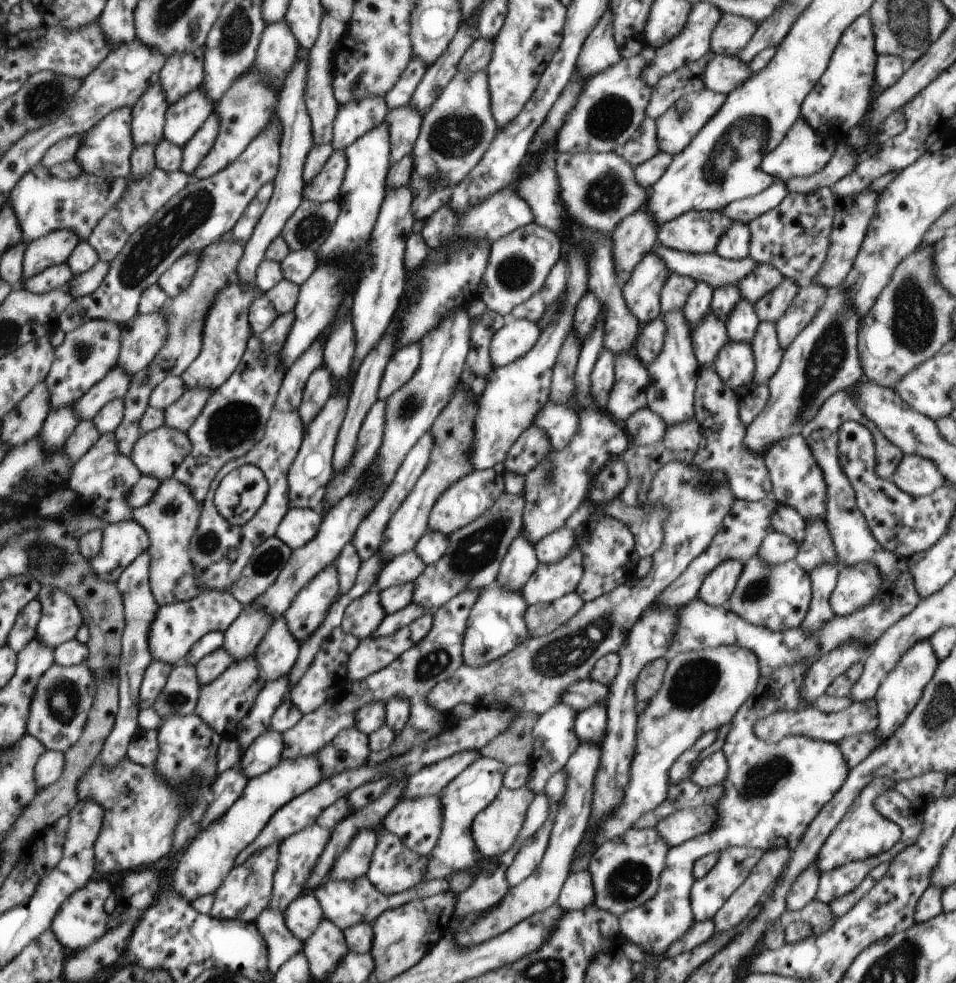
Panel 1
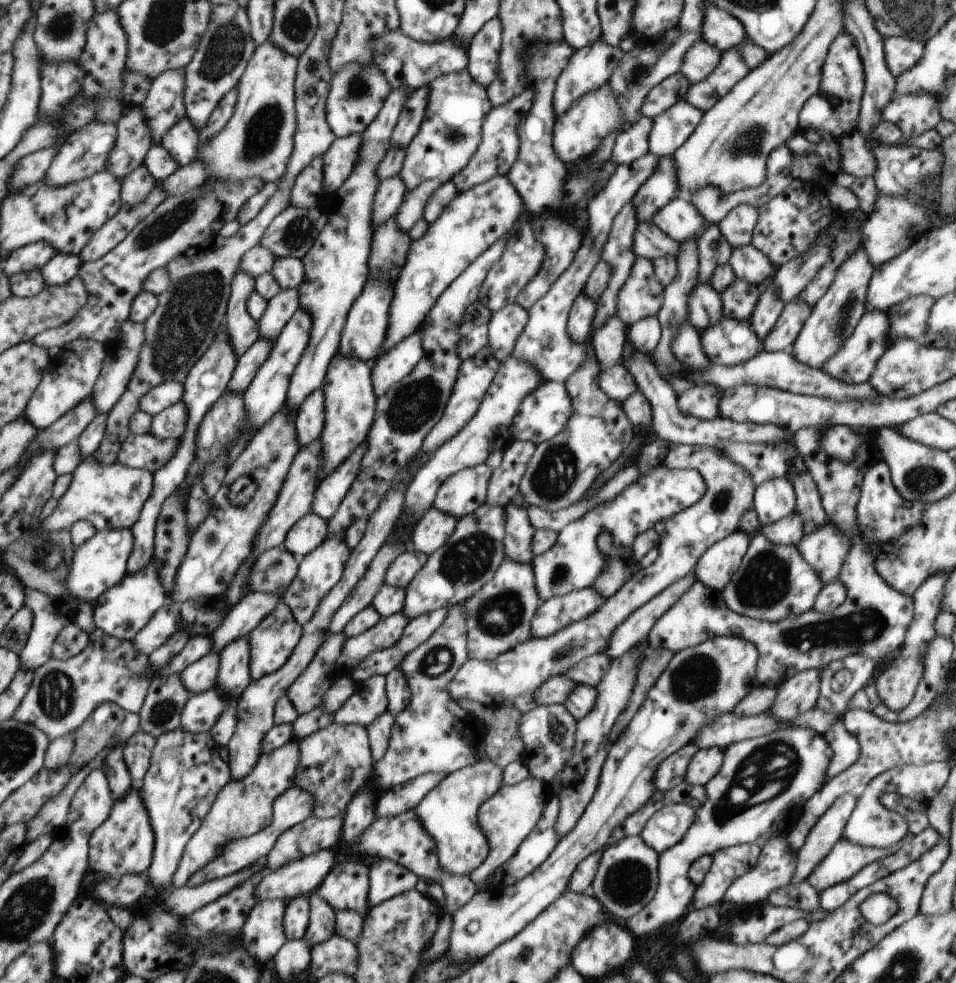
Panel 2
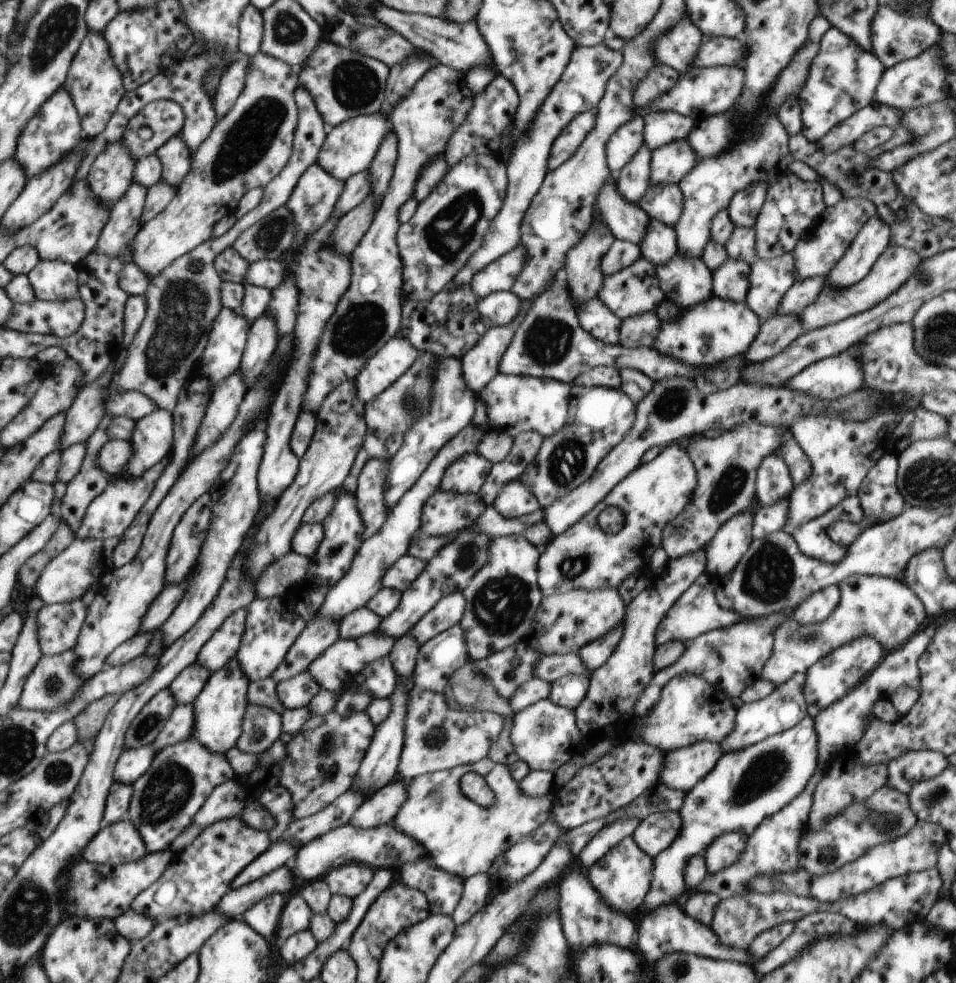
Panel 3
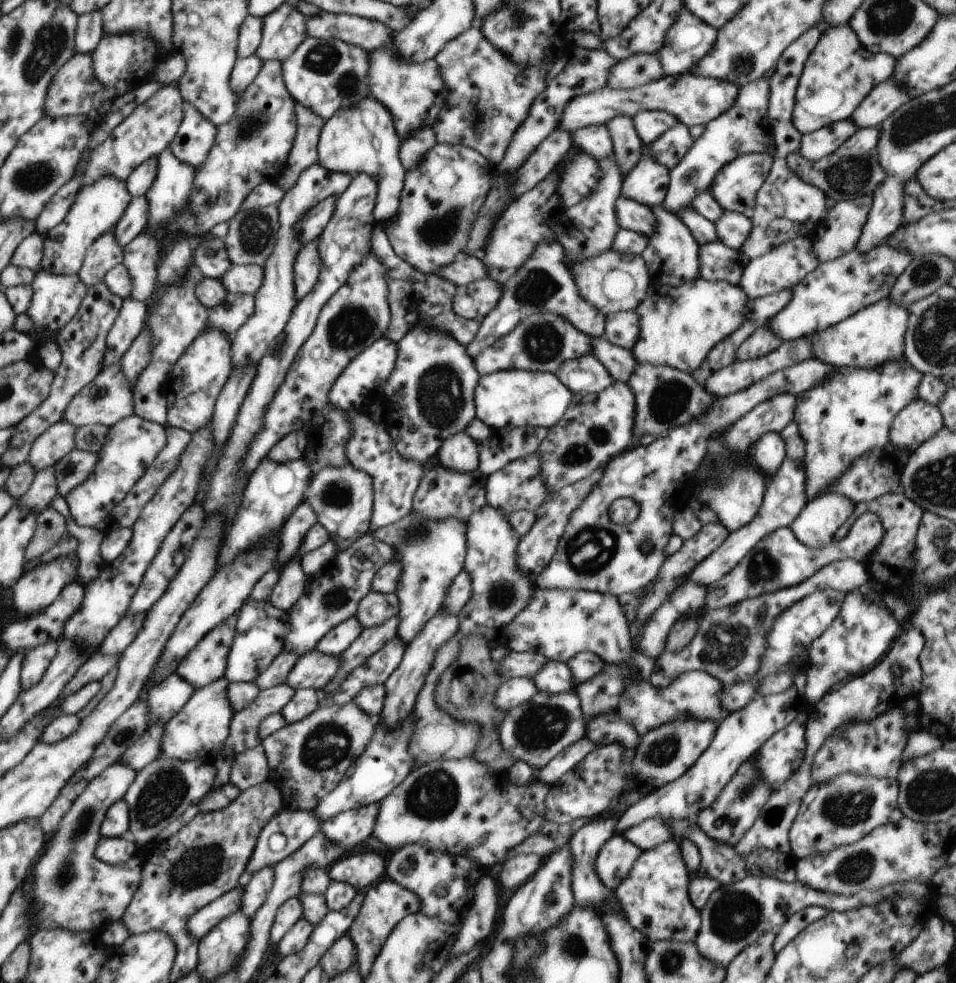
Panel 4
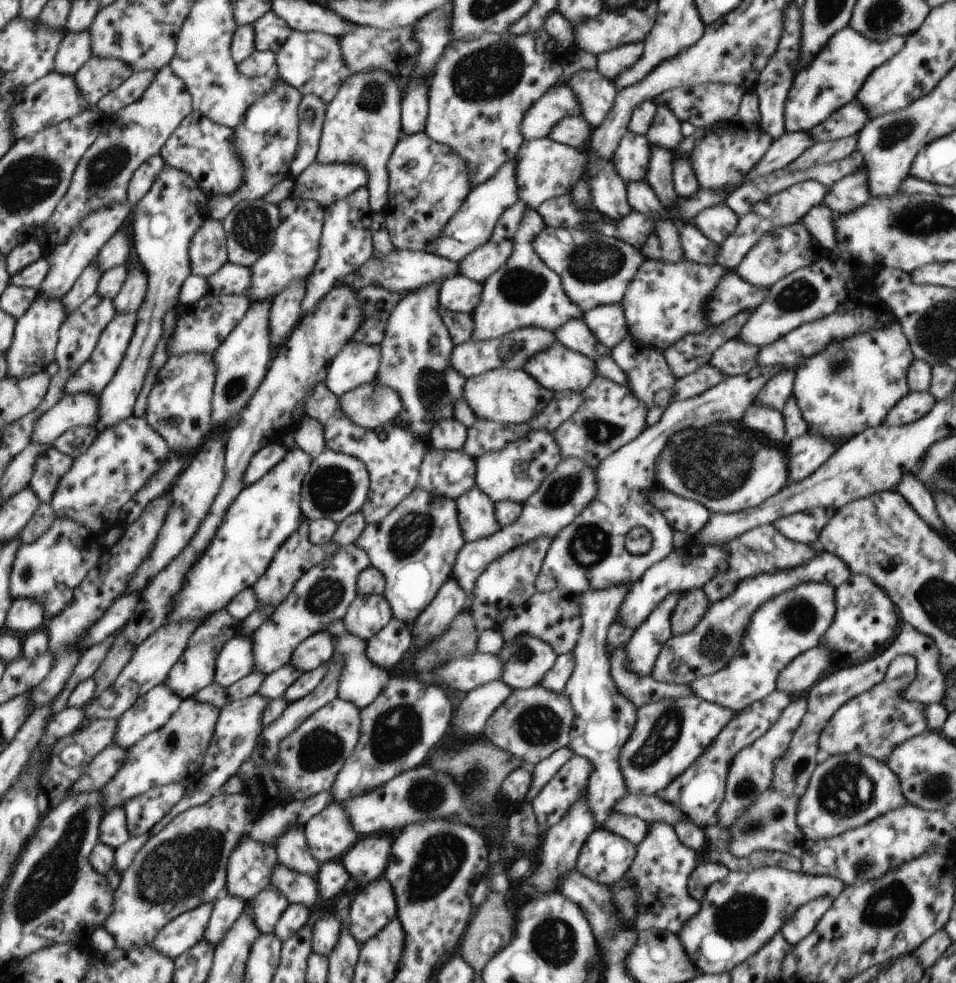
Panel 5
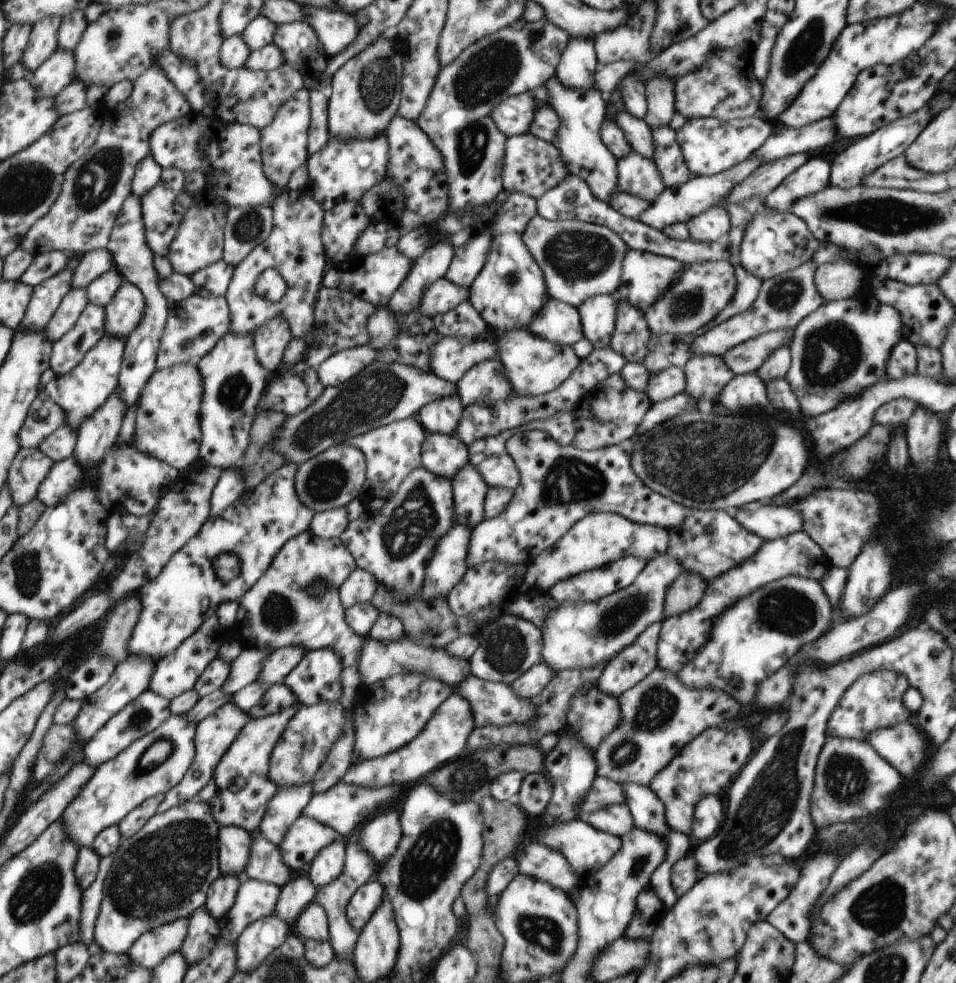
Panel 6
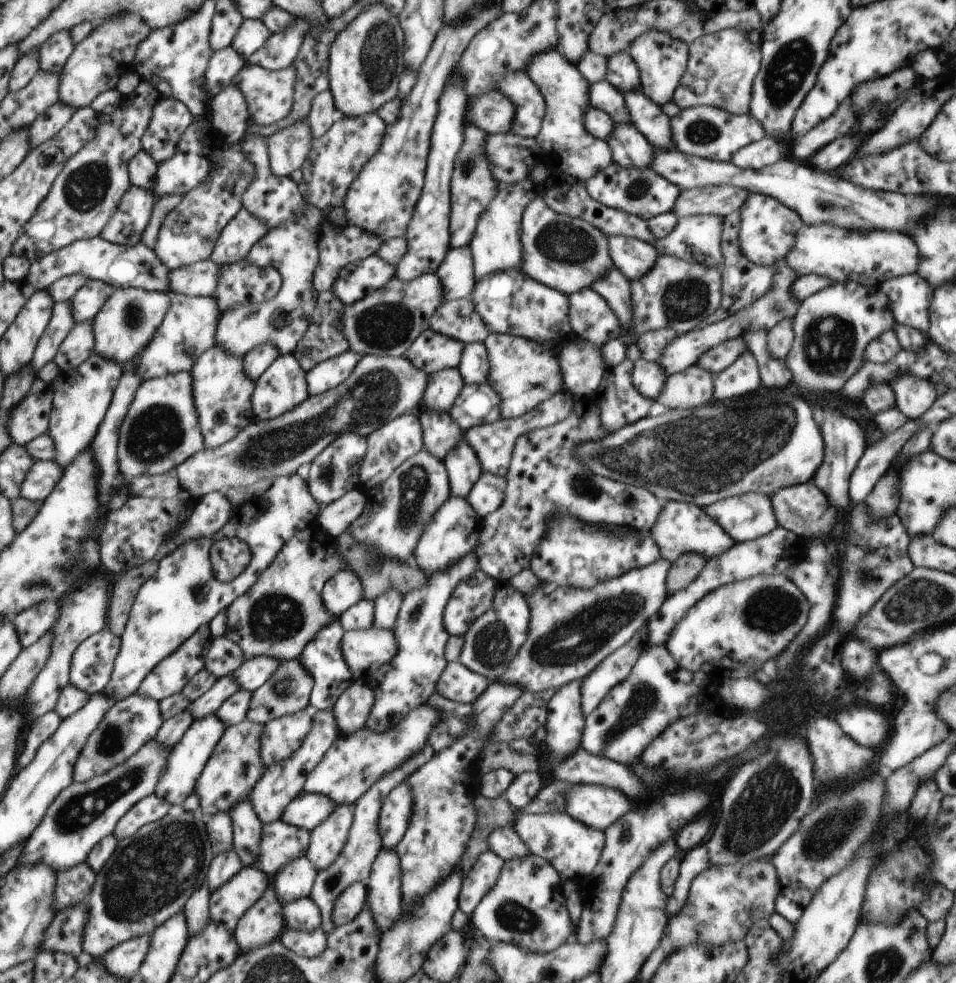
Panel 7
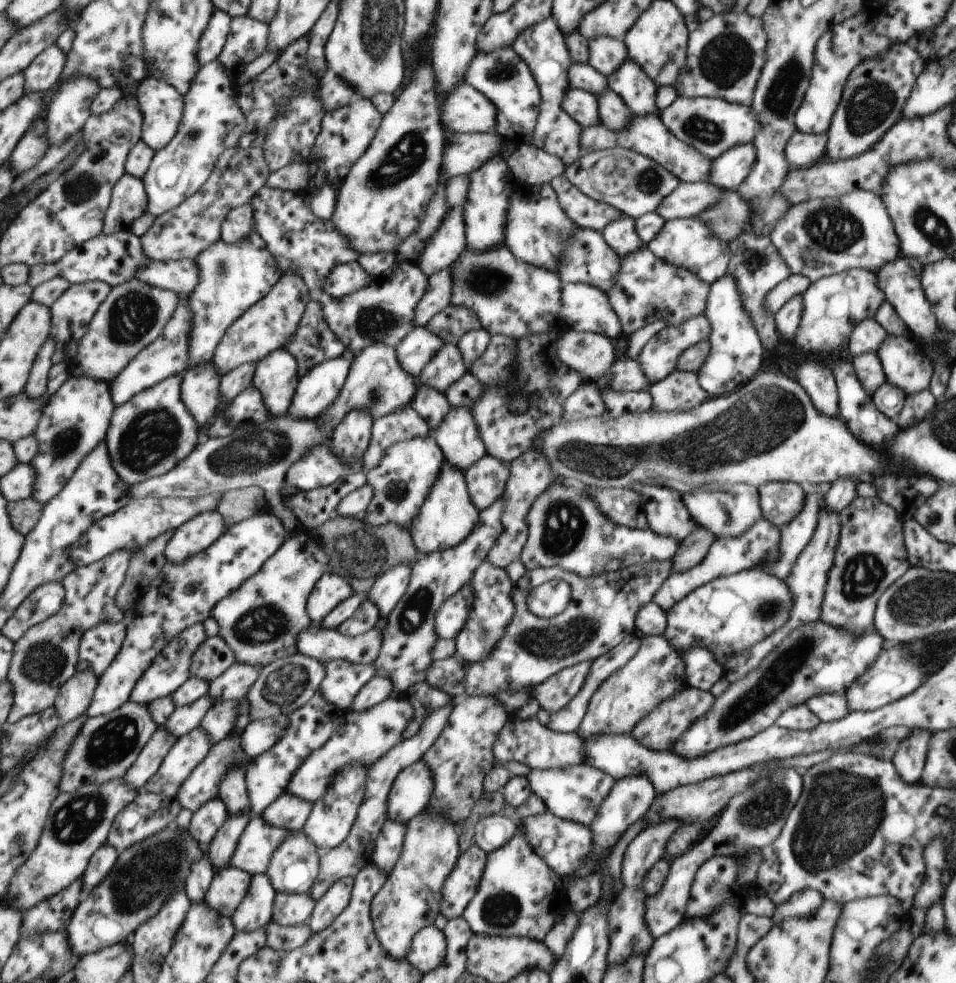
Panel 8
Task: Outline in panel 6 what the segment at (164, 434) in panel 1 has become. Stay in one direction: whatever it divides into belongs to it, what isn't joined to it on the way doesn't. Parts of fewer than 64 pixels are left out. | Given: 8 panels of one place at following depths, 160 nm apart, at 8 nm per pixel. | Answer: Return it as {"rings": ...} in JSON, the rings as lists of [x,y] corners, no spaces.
{"rings":[[[21,447],[19,454],[9,468],[7,482],[13,494],[13,505],[19,507],[37,498],[40,484],[55,462],[38,447]]]}

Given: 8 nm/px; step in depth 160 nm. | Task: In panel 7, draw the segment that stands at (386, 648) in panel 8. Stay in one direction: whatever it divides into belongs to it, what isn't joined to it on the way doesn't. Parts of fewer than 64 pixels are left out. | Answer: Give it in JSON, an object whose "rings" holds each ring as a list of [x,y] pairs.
{"rings":[[[474,548],[448,570],[429,576],[427,584],[422,588],[404,595],[392,630],[398,652],[387,665],[376,671],[371,670],[363,679],[375,696],[372,710],[365,722],[367,729],[375,733],[393,730],[410,711],[426,704],[437,693],[438,679],[448,663],[445,659],[445,646],[450,634],[443,623],[443,612],[456,585],[478,569],[478,562]]]}

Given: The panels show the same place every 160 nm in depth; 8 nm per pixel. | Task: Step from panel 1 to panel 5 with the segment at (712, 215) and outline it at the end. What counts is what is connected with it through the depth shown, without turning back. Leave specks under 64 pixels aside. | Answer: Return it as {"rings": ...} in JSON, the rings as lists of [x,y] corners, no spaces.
{"rings":[[[628,131],[612,158],[615,172],[628,184],[644,181],[651,157],[651,146],[645,135]]]}

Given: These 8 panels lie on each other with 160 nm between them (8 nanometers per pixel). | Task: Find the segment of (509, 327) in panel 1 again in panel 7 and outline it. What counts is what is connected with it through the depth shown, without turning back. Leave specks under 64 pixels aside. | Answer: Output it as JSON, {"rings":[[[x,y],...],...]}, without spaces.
{"rings":[[[426,273],[409,283],[401,281],[394,276],[384,287],[373,292],[371,295],[361,298],[354,304],[345,306],[341,315],[341,323],[349,348],[357,352],[361,357],[364,355],[378,355],[381,357],[402,357],[408,352],[412,343],[421,335],[422,331],[429,328],[430,318],[437,311],[438,305],[444,302],[442,283],[436,273]]]}

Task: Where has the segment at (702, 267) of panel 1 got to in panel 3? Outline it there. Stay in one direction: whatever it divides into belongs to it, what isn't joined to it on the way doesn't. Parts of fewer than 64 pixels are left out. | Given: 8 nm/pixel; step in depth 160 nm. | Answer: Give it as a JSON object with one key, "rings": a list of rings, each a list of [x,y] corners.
{"rings":[[[606,181],[596,198],[596,212],[602,214],[604,222],[616,239],[640,246],[651,223],[651,218],[638,205],[627,203],[617,191],[617,184]]]}

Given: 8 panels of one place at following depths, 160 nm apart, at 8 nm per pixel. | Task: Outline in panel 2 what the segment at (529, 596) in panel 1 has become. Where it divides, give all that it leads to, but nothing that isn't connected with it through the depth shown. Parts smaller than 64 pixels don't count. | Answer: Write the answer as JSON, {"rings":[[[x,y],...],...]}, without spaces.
{"rings":[[[662,463],[646,476],[639,476],[614,502],[598,505],[582,518],[567,524],[559,532],[557,541],[550,550],[534,556],[531,565],[539,599],[543,602],[591,586],[602,572],[602,567],[605,567],[605,556],[597,545],[597,536],[601,533],[608,532],[615,547],[632,547],[638,541],[634,538],[648,529],[654,529],[655,524],[663,518],[670,518],[686,510],[698,502],[705,492],[704,478],[694,469],[676,469],[670,472]]]}

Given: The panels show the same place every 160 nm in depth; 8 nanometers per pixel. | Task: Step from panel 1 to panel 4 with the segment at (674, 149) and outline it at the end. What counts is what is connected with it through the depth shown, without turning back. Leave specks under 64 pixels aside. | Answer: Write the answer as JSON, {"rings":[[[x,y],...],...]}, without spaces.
{"rings":[[[640,111],[632,120],[638,136],[647,146],[680,123],[675,116],[664,111]]]}

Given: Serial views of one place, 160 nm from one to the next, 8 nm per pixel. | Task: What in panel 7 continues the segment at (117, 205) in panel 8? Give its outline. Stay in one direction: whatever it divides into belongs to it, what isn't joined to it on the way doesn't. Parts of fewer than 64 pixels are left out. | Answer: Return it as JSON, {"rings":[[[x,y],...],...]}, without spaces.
{"rings":[[[131,185],[122,197],[101,237],[117,245],[136,246],[141,242],[155,203],[154,192]]]}

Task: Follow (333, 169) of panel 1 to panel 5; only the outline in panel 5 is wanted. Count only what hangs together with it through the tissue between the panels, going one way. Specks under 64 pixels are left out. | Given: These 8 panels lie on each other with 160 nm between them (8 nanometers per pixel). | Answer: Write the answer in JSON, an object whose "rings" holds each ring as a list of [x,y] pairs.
{"rings":[[[379,69],[378,71],[374,70],[369,73],[353,73],[350,77],[348,77],[344,83],[341,84],[341,87],[338,89],[337,95],[333,98],[333,101],[327,105],[327,109],[325,112],[325,121],[321,130],[321,139],[319,142],[319,149],[317,152],[317,157],[315,161],[318,163],[350,163],[353,165],[358,165],[363,168],[364,171],[367,172],[367,185],[365,186],[369,192],[369,201],[368,204],[374,213],[384,212],[384,208],[388,204],[389,200],[389,172],[387,169],[387,164],[390,160],[390,155],[398,141],[403,136],[403,130],[401,127],[401,102],[402,96],[397,85],[397,82],[389,75],[386,71],[382,71]]]}

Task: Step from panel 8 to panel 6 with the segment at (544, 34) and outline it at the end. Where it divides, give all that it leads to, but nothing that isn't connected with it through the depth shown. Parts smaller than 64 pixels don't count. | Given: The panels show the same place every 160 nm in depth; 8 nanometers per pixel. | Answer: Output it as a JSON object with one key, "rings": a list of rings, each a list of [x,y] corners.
{"rings":[[[556,74],[544,86],[548,91],[548,106],[557,112],[561,120],[557,137],[553,143],[560,151],[569,174],[584,180],[597,199],[608,203],[619,188],[619,182],[617,177],[618,160],[602,142],[600,134],[602,123],[607,114],[605,95],[596,88],[579,91],[564,86]]]}

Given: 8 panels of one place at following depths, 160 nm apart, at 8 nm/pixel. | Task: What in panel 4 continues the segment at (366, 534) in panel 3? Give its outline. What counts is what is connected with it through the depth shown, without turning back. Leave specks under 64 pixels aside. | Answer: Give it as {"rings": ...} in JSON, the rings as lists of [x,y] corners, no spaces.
{"rings":[[[348,411],[353,424],[353,435],[347,441],[347,457],[351,465],[359,471],[365,472],[373,480],[373,511],[371,514],[371,528],[388,526],[413,510],[413,498],[424,474],[423,465],[404,460],[396,450],[389,432],[376,420],[368,420],[368,416],[361,412]]]}

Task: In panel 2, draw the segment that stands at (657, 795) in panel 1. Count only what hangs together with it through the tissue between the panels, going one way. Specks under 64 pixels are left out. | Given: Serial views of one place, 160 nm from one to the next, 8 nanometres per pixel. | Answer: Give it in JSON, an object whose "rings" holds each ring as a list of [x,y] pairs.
{"rings":[[[716,637],[674,653],[673,660],[668,663],[655,685],[649,690],[646,700],[632,717],[629,725],[622,732],[622,736],[618,738],[618,742],[611,744],[599,776],[599,785],[590,804],[577,820],[573,829],[557,842],[552,854],[534,872],[522,877],[514,884],[498,888],[492,894],[490,894],[490,890],[480,888],[462,908],[451,915],[452,934],[449,950],[446,952],[449,959],[456,958],[458,960],[460,958],[460,960],[467,961],[470,958],[486,956],[498,944],[516,936],[516,932],[520,932],[542,910],[546,910],[560,894],[565,893],[570,877],[576,870],[578,863],[581,863],[587,856],[604,850],[612,842],[611,834],[613,831],[620,827],[630,815],[644,807],[654,795],[658,794],[654,777],[660,764],[672,752],[680,750],[687,743],[692,743],[697,734],[704,727],[713,723],[721,714],[732,713],[737,704],[750,691],[761,686],[756,674],[758,657],[757,646],[740,637]]]}

